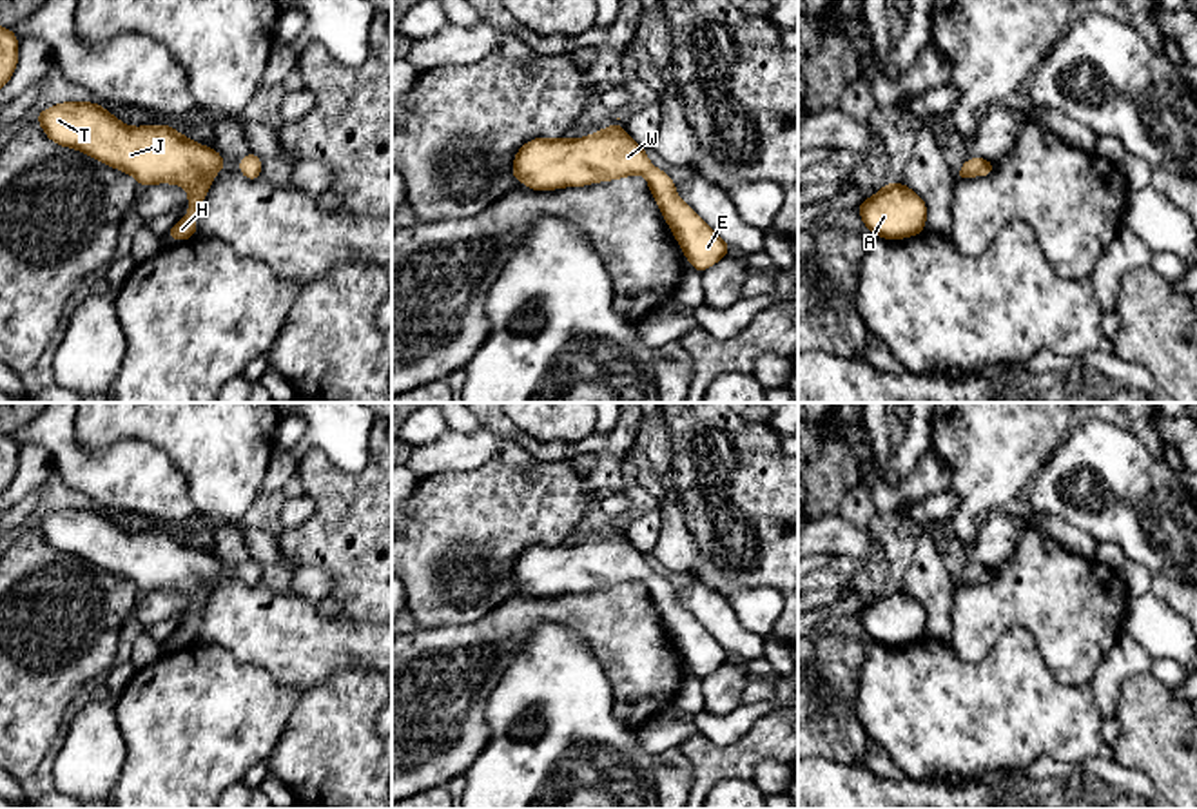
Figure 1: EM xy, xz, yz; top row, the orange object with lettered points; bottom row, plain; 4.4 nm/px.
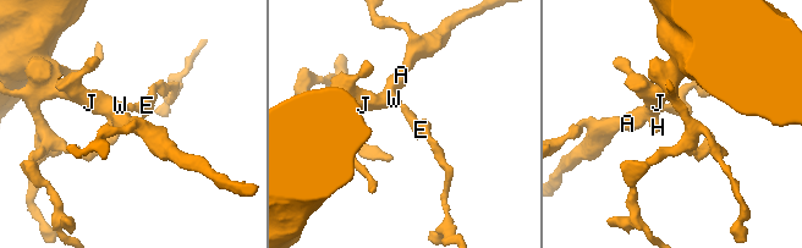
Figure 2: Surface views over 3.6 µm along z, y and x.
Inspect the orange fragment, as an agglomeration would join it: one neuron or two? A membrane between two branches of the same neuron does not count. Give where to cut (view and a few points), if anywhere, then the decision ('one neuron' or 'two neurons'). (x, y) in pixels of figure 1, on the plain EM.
no cut; one neuron

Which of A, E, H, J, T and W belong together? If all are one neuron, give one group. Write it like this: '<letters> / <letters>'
A E H J T W

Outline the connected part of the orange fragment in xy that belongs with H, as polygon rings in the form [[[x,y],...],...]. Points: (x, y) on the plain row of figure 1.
[[[65,508],[42,517],[36,528],[62,553],[134,582],[140,593],[176,590],[189,599],[189,620],[165,644],[185,648],[196,642],[196,622],[212,584],[225,566],[212,553],[198,551],[169,531],[129,533],[100,510]]]

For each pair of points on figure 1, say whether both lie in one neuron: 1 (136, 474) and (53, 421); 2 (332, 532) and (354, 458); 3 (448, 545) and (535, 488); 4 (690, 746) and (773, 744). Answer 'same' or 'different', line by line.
1: same
2: different
3: same
4: same

